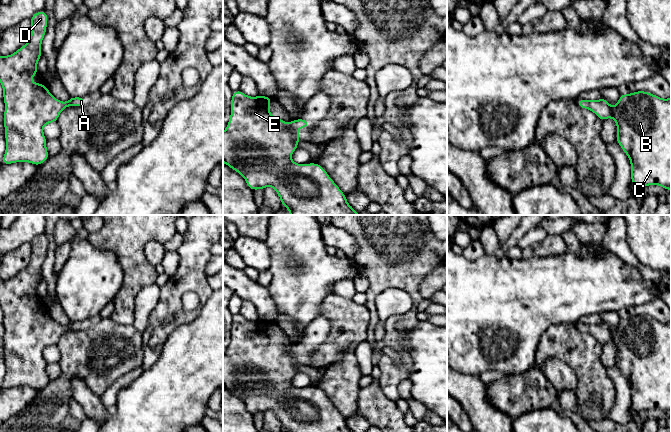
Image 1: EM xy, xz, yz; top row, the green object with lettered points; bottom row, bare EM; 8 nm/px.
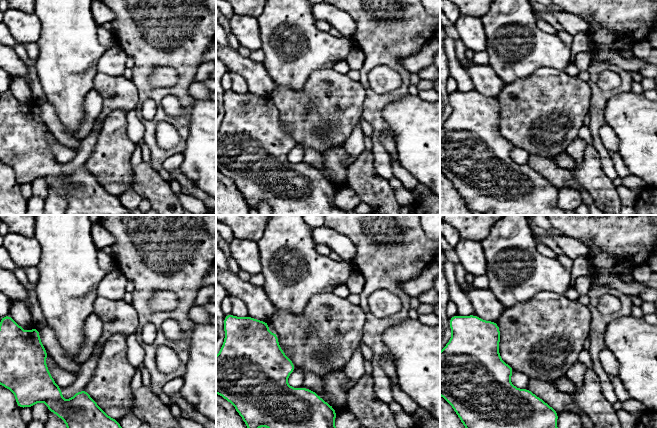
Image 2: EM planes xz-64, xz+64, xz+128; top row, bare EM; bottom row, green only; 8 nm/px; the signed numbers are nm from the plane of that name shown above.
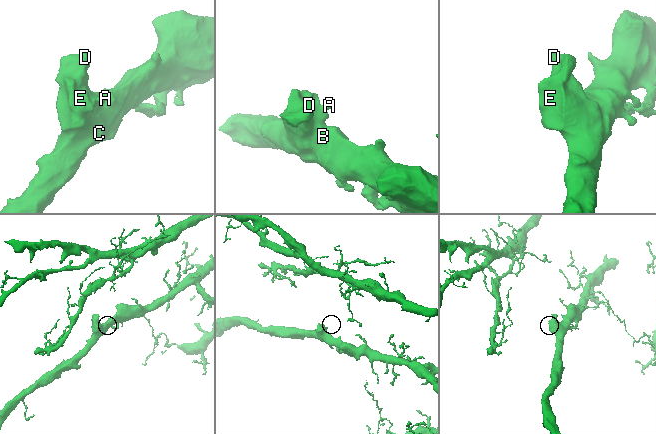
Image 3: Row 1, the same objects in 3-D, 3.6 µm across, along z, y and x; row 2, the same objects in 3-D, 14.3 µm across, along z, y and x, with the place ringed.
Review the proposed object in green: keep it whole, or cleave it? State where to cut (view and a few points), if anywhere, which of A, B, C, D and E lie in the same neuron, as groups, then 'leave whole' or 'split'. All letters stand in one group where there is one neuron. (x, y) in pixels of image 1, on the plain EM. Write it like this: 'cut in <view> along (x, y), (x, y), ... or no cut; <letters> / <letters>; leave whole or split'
no cut; A B C D E; leave whole

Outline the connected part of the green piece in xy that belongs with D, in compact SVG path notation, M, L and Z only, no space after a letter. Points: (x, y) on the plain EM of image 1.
M44 234L36 236L30 242L31 260L28 266L15 277L0 279L0 306L3 312L4 353L6 374L2 383L3 389L16 386L29 386L40 390L50 380L46 372L47 363L43 357L43 350L56 347L61 335L69 330L85 329L84 321L70 321L66 326L56 323L43 307L32 307L32 300L37 299L37 287L42 280L41 267L45 260L48 239Z

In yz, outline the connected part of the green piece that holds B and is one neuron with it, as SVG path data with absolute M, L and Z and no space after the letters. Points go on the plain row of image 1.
M638 314L635 317L621 318L615 331L611 331L608 324L576 323L582 333L589 333L603 346L609 341L615 344L617 350L616 366L628 380L631 387L631 407L640 412L650 409L659 409L671 414L671 321L662 323L650 316Z

